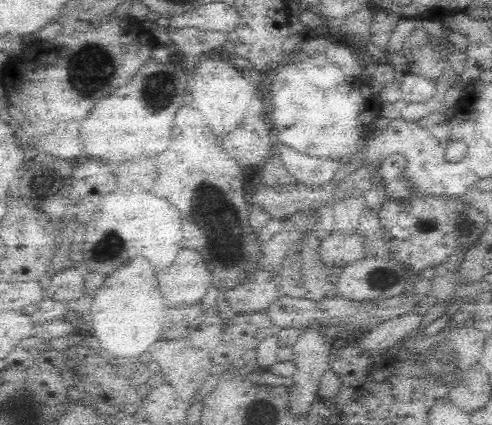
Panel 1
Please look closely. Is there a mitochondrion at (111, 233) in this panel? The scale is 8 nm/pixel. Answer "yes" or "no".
yes

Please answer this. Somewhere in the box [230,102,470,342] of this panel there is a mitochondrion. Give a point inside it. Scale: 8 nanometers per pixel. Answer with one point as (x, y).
(405, 204)

